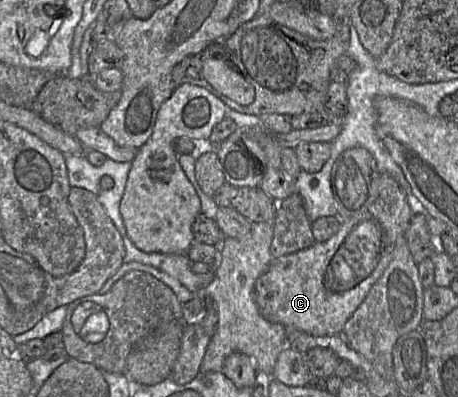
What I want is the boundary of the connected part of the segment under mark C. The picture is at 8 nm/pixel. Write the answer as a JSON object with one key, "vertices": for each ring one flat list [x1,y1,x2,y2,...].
{"vertices":[[381,173,378,196,365,214,343,220,337,233,327,241,315,242,306,249,272,259,269,268,254,286,255,302,260,314,269,322,284,325,287,330,299,330,313,336,339,335,388,267,397,239,405,235,412,215,405,192,392,177]]}

